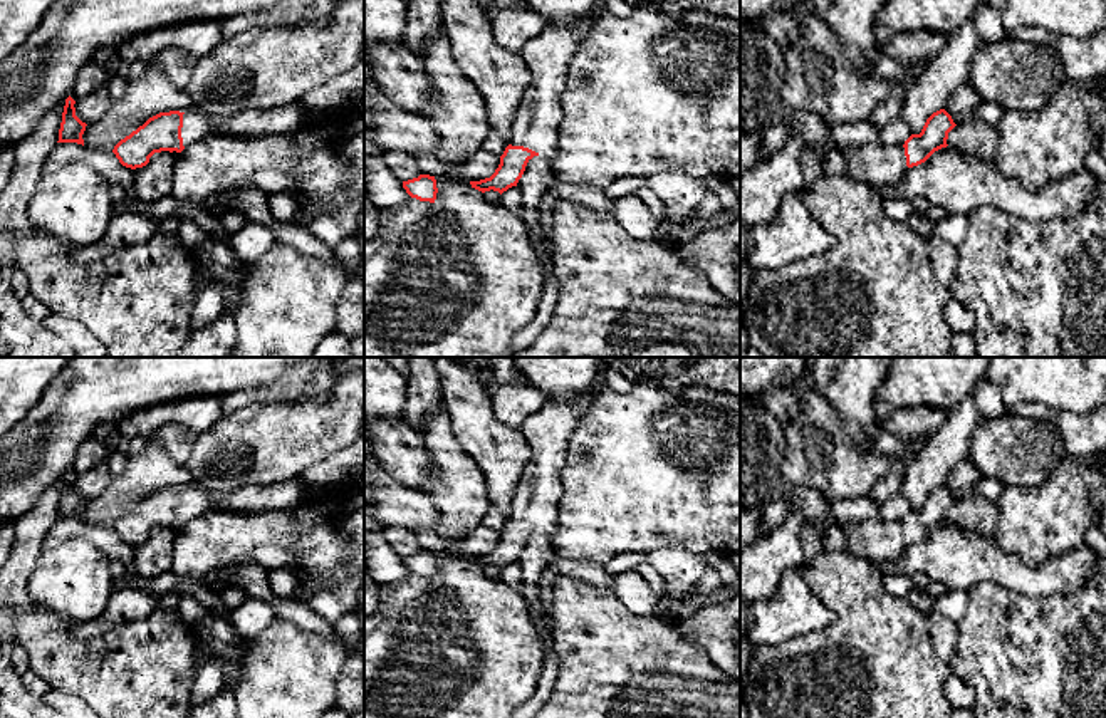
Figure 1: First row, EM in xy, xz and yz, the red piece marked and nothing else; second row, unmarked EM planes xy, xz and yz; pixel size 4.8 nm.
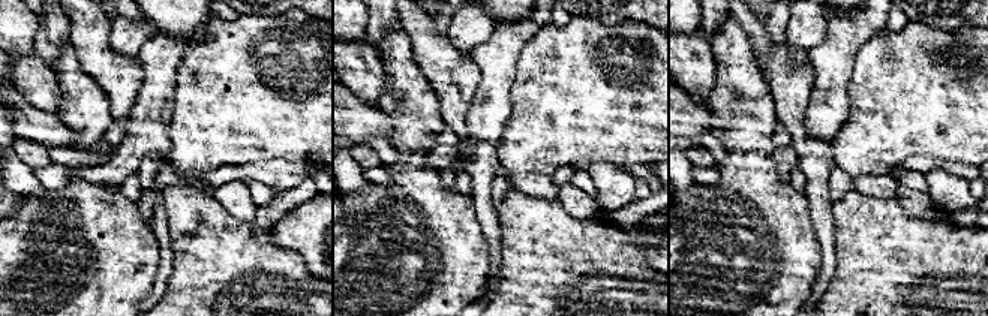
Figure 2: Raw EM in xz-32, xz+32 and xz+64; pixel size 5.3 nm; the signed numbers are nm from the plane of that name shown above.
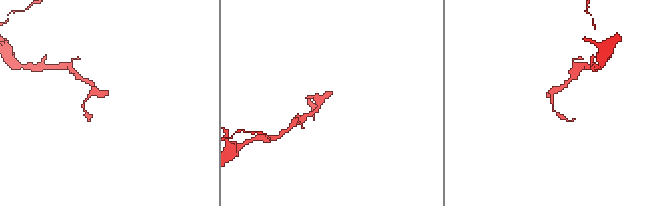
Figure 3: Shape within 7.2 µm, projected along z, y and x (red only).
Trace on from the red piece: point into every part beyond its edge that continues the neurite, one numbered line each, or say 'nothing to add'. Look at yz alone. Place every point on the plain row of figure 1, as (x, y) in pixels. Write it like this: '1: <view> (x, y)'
1: yz (878, 542)

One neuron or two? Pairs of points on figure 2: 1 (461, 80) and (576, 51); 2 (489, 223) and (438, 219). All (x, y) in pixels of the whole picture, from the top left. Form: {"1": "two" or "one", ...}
{"1": "two", "2": "two"}

